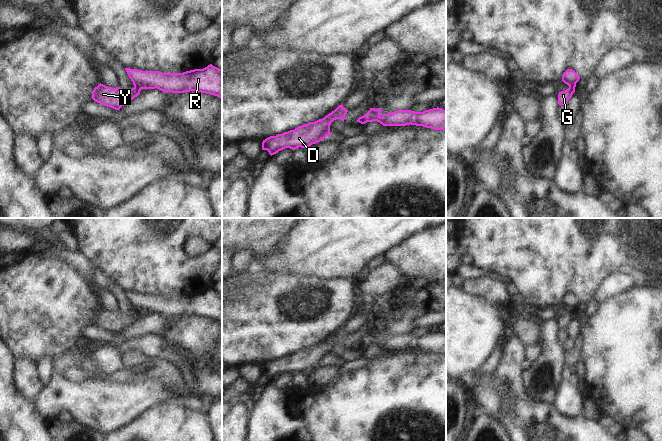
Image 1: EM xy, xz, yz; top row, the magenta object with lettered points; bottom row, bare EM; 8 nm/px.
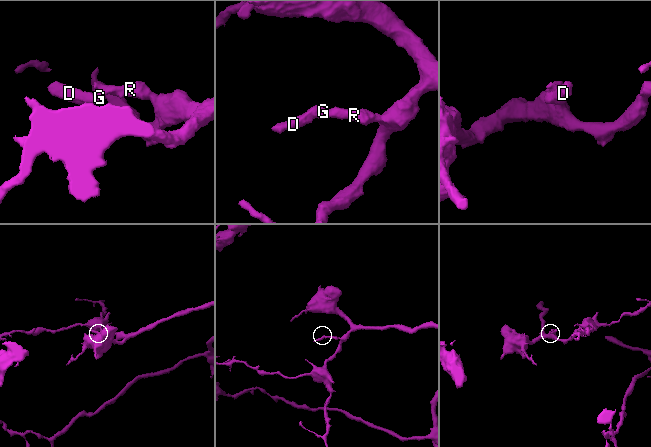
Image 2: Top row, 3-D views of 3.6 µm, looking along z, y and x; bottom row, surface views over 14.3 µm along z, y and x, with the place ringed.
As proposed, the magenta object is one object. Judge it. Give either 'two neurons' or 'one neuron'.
two neurons

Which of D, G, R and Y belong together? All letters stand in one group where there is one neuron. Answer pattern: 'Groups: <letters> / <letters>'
Groups: D G Y / R

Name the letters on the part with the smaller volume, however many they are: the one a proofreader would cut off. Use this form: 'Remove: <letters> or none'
Remove: D, G, Y

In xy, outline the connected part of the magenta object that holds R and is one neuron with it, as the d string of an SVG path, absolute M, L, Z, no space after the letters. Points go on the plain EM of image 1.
M212 288L203 293L183 297L162 297L125 292L134 311L139 313L159 313L165 317L196 315L222 322L222 293Z

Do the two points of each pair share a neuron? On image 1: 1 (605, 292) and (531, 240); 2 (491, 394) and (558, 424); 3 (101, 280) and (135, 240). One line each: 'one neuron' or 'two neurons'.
1: two neurons
2: one neuron
3: two neurons

